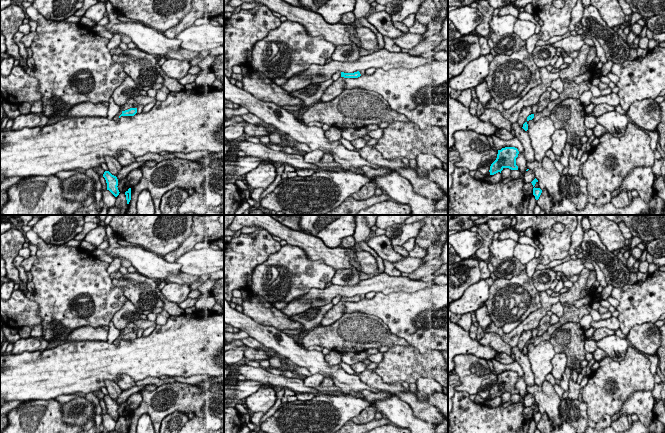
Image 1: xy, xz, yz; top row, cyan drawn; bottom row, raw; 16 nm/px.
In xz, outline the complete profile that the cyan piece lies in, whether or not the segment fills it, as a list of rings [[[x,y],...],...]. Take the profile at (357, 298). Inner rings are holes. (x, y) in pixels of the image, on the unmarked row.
[[[359,295],[354,297],[344,297],[341,296],[341,301],[333,306],[332,309],[330,309],[323,320],[321,321],[321,326],[329,326],[336,322],[338,319],[340,319],[344,315],[345,310],[345,303],[346,302],[358,302],[361,298]]]

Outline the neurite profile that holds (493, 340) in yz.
[[[485,333],[483,338],[479,340],[479,343],[483,346],[489,346],[499,353],[506,353],[511,355],[512,347],[505,343],[503,339],[496,333]]]

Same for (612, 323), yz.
[[[611,316],[606,320],[592,321],[591,327],[595,330],[598,328],[606,327],[608,329],[616,331],[620,328],[620,323],[617,317]]]

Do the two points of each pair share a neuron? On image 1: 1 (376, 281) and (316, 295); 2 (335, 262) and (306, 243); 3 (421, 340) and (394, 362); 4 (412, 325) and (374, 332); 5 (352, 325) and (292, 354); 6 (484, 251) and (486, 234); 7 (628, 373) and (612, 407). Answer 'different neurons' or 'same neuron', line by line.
1: same neuron
2: same neuron
3: different neurons
4: different neurons
5: different neurons
6: same neuron
7: same neuron

